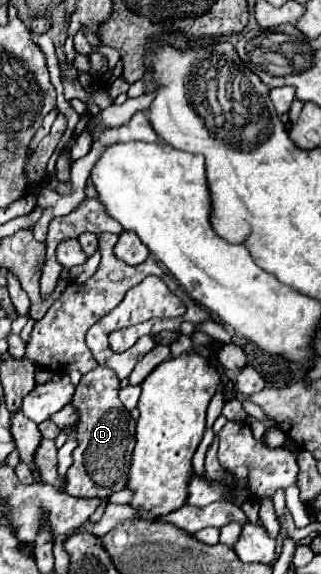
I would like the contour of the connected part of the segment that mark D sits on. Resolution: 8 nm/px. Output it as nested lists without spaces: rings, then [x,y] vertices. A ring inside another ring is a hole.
[[[97,367],[81,377],[77,385],[73,407],[79,409],[77,441],[79,447],[73,453],[73,465],[67,471],[67,493],[73,497],[109,497],[111,493],[125,489],[131,467],[131,453],[135,447],[135,421],[127,409],[123,409],[119,397],[119,379],[107,367]]]

